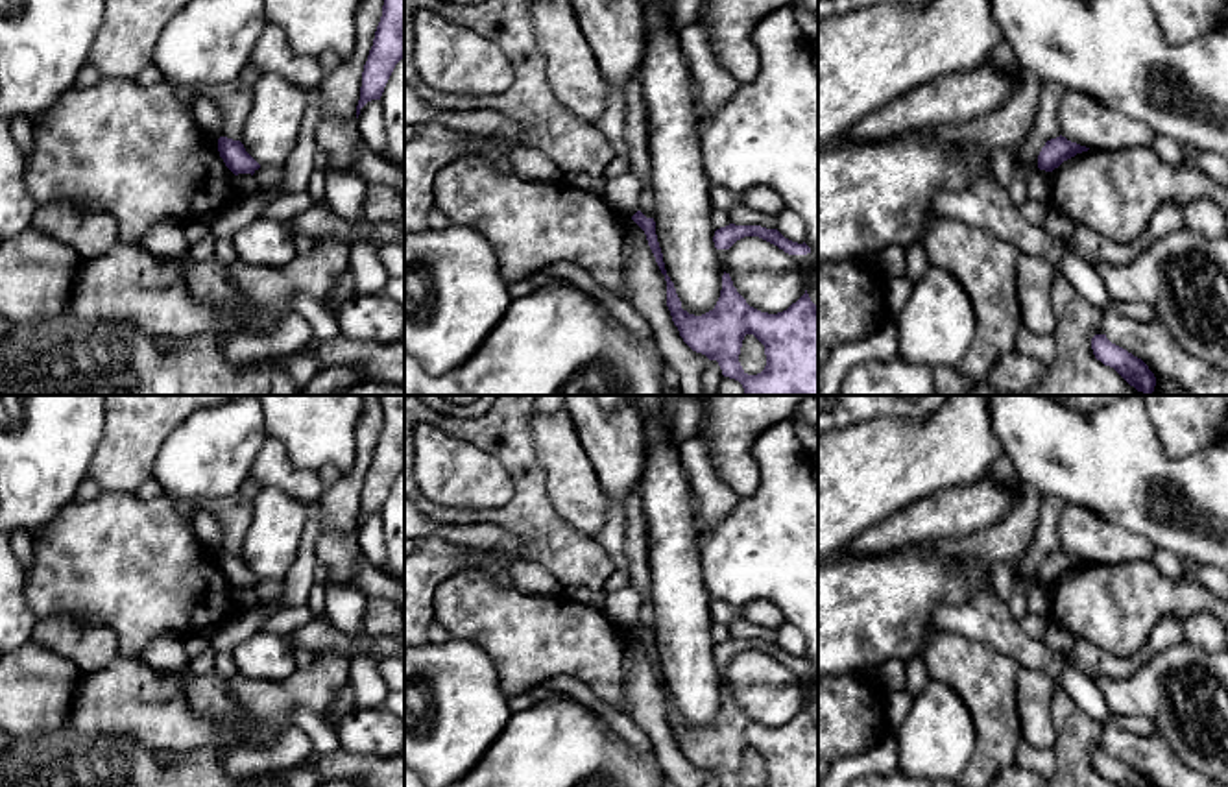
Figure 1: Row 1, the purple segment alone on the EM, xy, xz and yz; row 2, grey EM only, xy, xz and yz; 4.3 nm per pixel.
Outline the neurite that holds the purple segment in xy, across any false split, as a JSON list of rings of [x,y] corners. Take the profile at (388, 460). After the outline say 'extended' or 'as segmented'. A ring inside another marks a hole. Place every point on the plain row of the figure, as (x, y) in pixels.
[[[404,395],[379,397],[384,419],[362,486],[356,532],[367,515],[380,514],[395,478],[404,471]]] | as segmented

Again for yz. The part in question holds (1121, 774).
[[[1095,748],[1091,752],[1091,763],[1097,774],[1114,781],[1117,787],[1152,787],[1141,772],[1112,757],[1106,748]]] | as segmented

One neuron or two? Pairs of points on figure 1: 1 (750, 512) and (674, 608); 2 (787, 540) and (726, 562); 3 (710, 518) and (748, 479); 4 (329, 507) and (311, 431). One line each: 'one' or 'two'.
1: two
2: one
3: two
4: two

